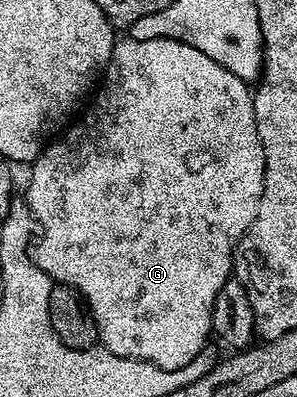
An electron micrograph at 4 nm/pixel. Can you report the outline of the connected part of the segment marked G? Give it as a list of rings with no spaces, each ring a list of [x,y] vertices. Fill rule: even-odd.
[[[122,38],[113,45],[113,53],[105,67],[99,91],[92,100],[32,161],[33,173],[29,176],[23,199],[31,210],[39,236],[41,232],[41,241],[35,244],[35,259],[54,284],[69,284],[84,296],[89,303],[89,313],[97,323],[100,347],[119,358],[151,362],[163,370],[179,370],[190,364],[210,343],[215,300],[219,290],[223,290],[225,283],[234,275],[237,244],[251,222],[255,222],[255,214],[263,198],[265,155],[259,130],[255,126],[253,92],[246,81],[235,78],[231,70],[219,66],[219,62],[207,58],[207,54],[195,50],[195,46],[187,46],[178,40]]]

